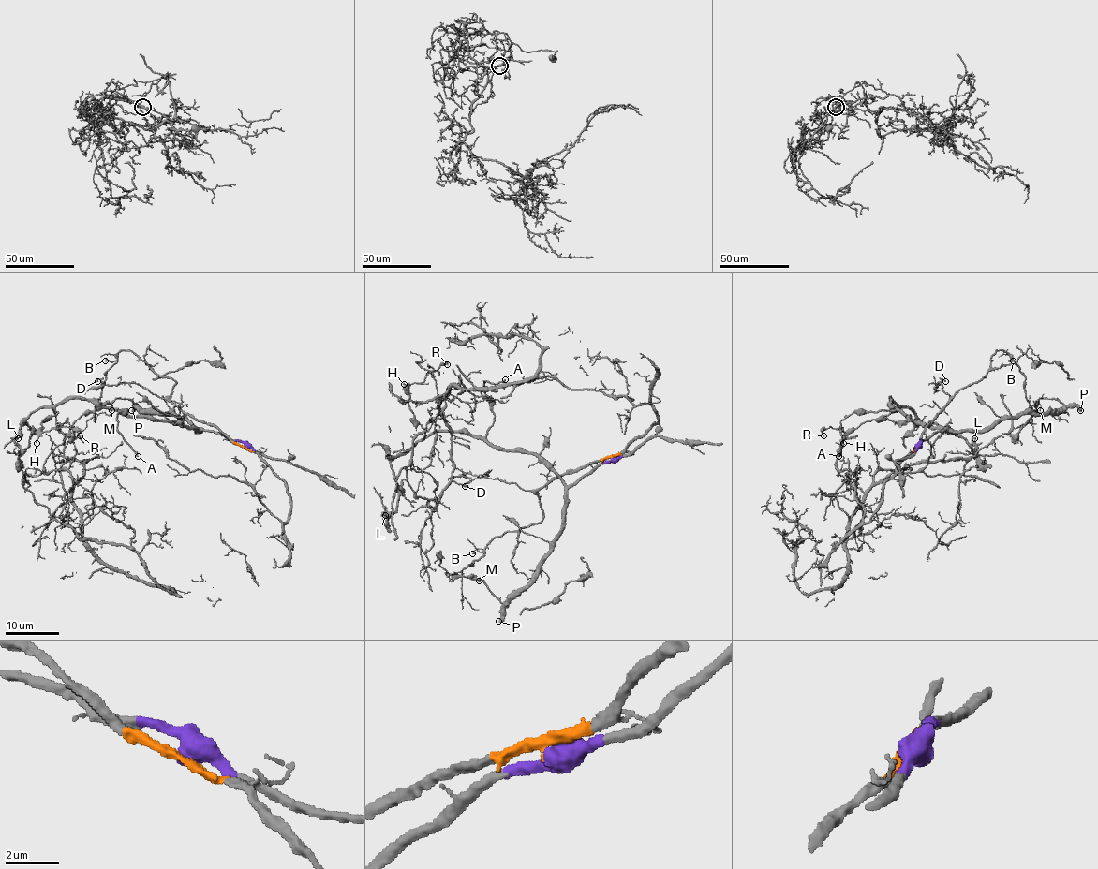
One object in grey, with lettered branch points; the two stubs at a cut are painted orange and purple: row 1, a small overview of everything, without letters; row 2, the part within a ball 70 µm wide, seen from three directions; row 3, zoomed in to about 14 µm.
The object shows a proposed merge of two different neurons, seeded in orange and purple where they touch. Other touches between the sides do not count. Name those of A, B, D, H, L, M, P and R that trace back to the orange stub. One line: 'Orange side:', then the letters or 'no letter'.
Orange side: B, D

